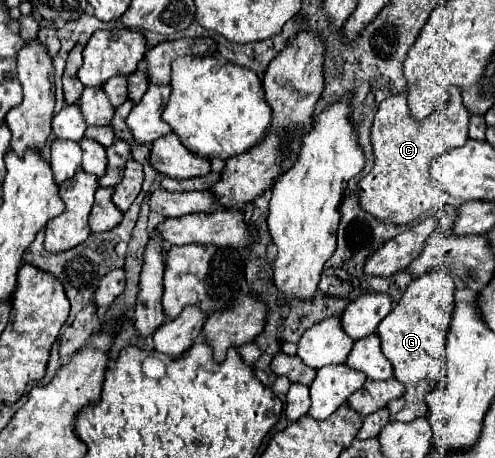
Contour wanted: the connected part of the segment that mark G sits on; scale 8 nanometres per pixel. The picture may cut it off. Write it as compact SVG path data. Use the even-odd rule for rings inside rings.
M434 270L414 278L400 302L380 322L378 334L382 340L382 352L394 366L394 378L406 386L406 392L388 404L392 420L410 422L428 414L426 394L430 394L446 374L446 332L450 328L452 304L454 280L448 272Z

